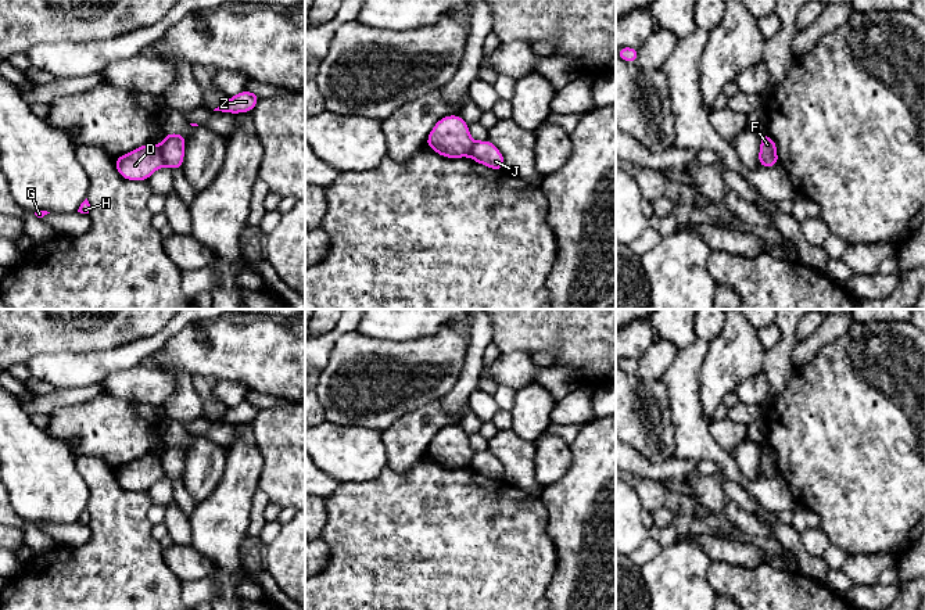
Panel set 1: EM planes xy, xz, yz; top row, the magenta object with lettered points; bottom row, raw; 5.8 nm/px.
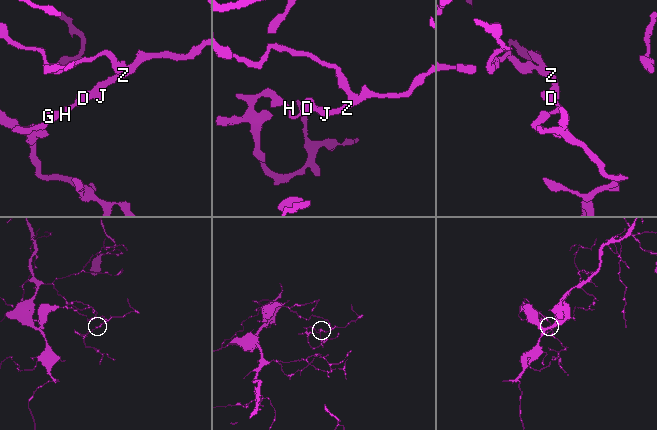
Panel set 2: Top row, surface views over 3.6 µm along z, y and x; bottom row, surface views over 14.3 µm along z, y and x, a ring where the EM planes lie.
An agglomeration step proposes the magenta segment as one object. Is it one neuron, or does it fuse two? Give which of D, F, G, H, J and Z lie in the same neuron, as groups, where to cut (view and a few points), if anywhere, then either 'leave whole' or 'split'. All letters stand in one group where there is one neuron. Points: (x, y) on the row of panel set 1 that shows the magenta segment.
D G H / F J Z; cut in xy along (158, 146), (164, 165); split

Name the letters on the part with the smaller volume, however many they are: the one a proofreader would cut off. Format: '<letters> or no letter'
D, G, H

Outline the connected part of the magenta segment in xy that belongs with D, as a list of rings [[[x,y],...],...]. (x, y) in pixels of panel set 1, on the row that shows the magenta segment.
[[[147,143],[115,159],[118,173],[126,180],[148,180],[150,176],[164,166],[159,146]]]

